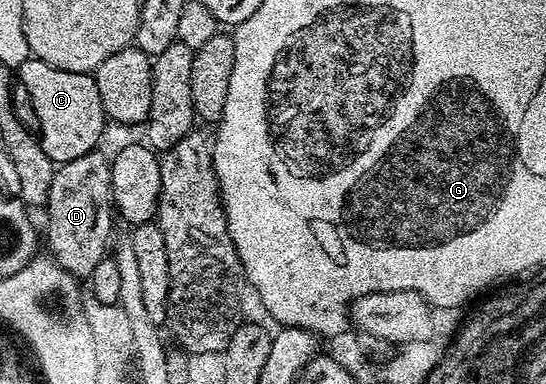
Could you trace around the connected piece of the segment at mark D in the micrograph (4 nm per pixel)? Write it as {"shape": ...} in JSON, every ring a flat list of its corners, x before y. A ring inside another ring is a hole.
{"shape":[[94,151,58,165,53,171,47,202,50,249,48,252,53,260,78,279,88,279,98,272,100,265,97,264,104,257,106,259,111,238,115,233,110,164,108,156,104,157,101,151]]}

